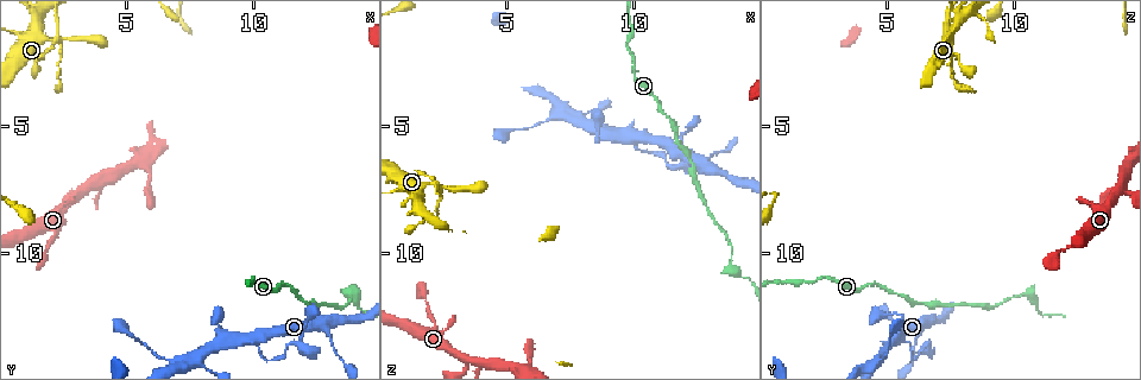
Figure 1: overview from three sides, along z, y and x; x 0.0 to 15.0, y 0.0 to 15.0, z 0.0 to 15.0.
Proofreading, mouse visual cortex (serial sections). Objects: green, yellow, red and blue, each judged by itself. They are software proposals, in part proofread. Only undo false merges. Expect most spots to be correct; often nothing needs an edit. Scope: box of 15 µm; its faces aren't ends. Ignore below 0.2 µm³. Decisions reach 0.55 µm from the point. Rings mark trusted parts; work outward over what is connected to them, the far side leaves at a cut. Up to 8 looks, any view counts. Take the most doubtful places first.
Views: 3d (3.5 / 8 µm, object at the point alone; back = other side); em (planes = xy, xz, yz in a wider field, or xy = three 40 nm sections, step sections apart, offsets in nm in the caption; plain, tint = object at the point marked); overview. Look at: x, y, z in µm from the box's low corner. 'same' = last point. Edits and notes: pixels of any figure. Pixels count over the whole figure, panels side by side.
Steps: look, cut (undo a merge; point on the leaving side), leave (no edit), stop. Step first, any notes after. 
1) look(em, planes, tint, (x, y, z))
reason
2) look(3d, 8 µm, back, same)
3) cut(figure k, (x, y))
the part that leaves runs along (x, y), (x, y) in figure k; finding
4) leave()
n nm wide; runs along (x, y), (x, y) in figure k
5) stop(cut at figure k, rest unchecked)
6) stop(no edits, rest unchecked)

look(3d, 8 µm, (2.1, 1.6, 7.3))
thick turns thin

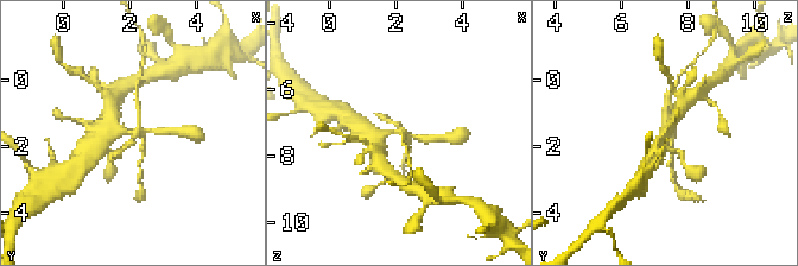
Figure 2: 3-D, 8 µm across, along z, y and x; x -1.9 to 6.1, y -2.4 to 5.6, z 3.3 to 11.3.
look(3d, 3.5 µm, (2.2, 1.5, 7.3))
zoom in

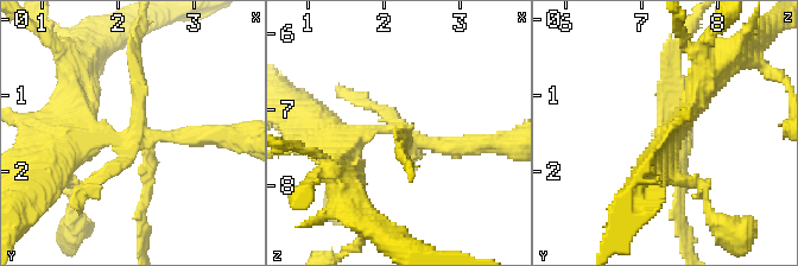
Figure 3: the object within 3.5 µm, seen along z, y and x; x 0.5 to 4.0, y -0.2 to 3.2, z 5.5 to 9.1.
look(em, xy, step 2, tint, (2.15, 1.55, 7.25))
now the EM

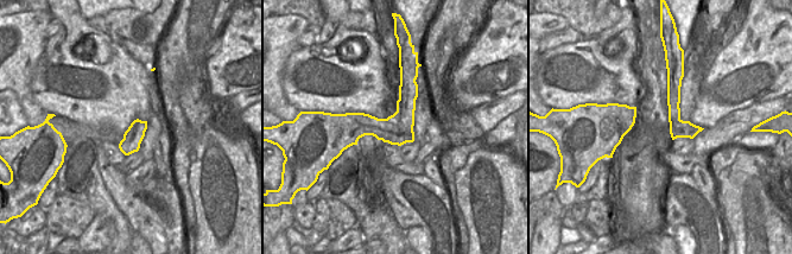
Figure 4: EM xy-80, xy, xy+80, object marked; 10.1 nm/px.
cut(figure 3, (667, 70))
border along (399, 88), (399, 112), (413, 125) in figure 4; a second cell is stuck on

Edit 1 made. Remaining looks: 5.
look(overview)

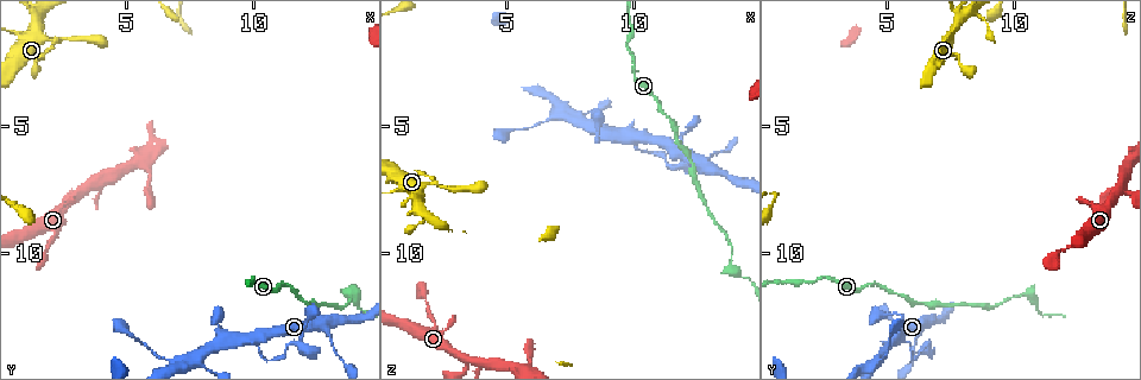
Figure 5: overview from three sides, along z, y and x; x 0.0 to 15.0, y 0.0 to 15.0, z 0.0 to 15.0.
look(3d, 8 µm, (3.5, 7.5, 14.2))
a narrow waist

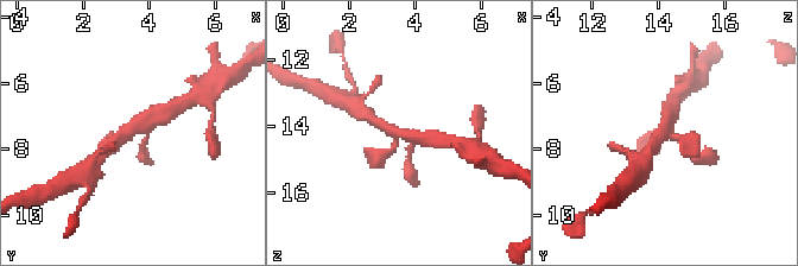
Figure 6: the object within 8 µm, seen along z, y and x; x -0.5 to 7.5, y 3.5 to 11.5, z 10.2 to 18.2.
look(3d, 3.5 µm, (3.4, 7.3, 14.2))

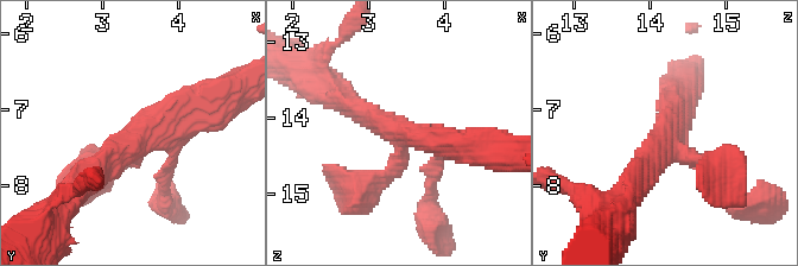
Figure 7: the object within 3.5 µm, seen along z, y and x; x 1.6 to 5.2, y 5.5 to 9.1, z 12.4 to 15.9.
look(em, planes, tint, (3.50, 7.45, 14.25))
4 arms; arms of 150, 200, 300, 400 nm

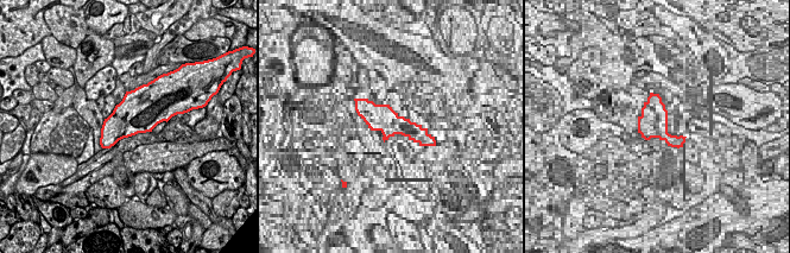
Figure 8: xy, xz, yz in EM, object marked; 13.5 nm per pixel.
leave()
runs along (80, 189), (120, 149), (204, 101) in figure 7; all the same cell

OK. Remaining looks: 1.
stop(cut at figure 3, rest unchecked)

